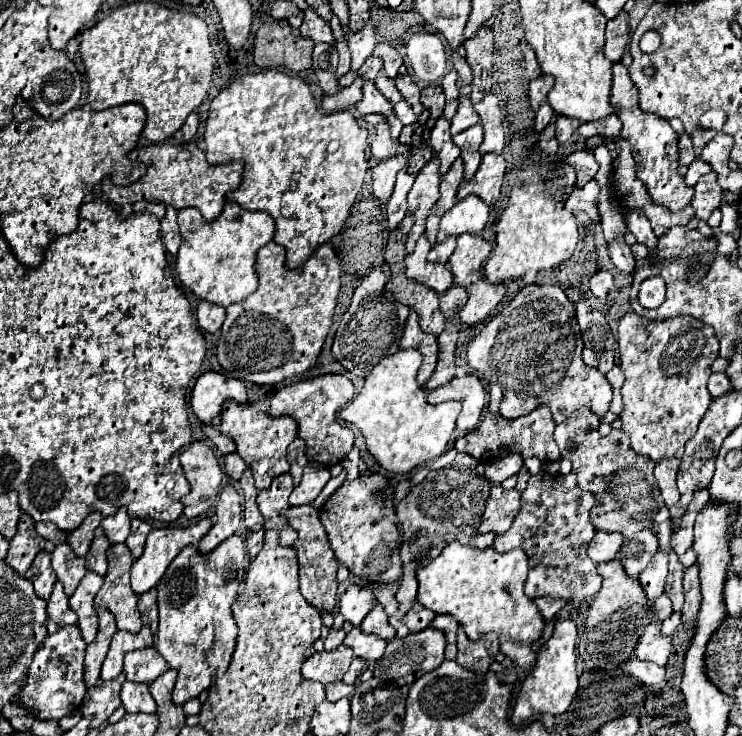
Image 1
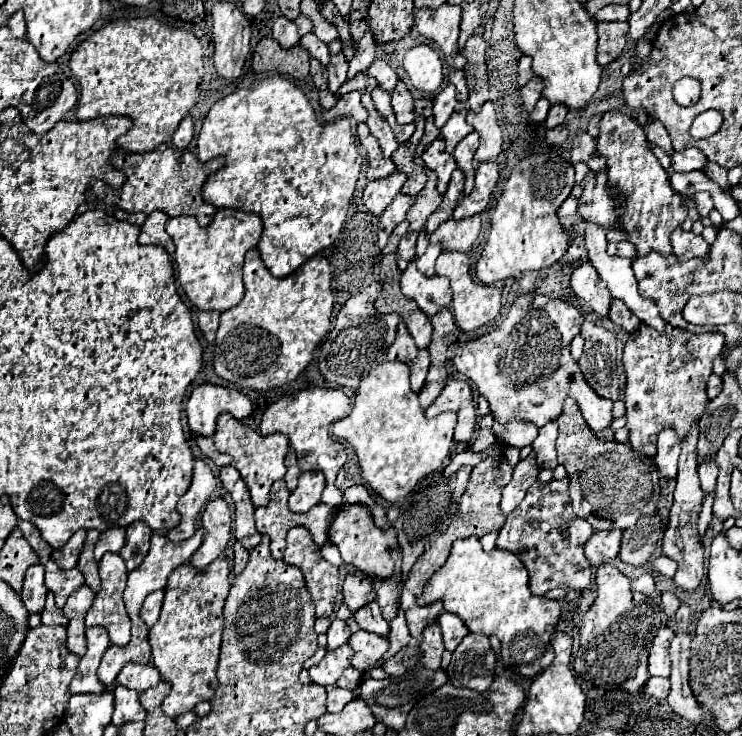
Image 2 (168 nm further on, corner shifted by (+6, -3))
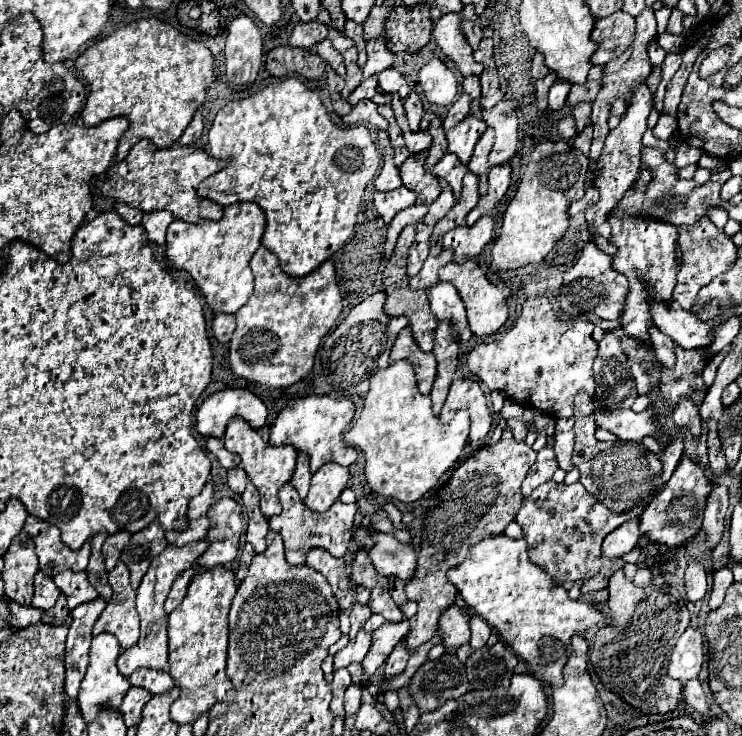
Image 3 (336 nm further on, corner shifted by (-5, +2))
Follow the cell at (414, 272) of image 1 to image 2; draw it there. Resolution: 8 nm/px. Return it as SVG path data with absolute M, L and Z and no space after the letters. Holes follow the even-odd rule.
M411 263L407 271L401 275L401 291L405 297L413 299L419 305L419 309L429 317L451 303L449 279L441 279L437 275L425 277L417 271L415 263Z

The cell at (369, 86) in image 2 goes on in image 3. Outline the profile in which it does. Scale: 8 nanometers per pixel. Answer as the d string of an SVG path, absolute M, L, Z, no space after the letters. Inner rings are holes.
M376 76L366 78L366 80L362 80L362 84L350 94L348 102L354 106L354 104L358 104L358 102L364 100L364 98L372 98L376 92L378 92L378 78L376 78Z

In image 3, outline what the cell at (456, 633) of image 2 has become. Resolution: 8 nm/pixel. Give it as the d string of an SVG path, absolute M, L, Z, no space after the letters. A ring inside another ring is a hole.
M470 616L470 648L478 650L480 646L486 644L488 636L490 636L490 626L480 618L480 616Z

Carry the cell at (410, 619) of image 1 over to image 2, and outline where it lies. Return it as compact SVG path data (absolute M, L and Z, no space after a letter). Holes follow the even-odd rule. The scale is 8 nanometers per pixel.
M503 455L499 457L487 457L485 461L481 461L477 467L473 467L471 471L471 479L469 479L469 485L465 489L465 493L461 495L459 499L459 511L455 517L447 517L443 519L443 523L433 531L433 533L425 533L425 551L423 555L417 559L417 563L411 567L409 571L409 577L403 585L403 591L401 591L401 609L405 611L405 617L407 617L407 625L409 625L409 631L415 639L419 639L423 635L423 629L435 621L441 613L441 601L435 601L431 605L419 605L417 599L423 595L423 585L427 583L427 579L445 563L445 559L449 557L449 551L451 551L451 545L457 541L457 539L467 539L471 535L485 535L489 531L497 531L503 527L505 523L505 515L499 507L499 501L501 501L501 491L503 487L511 481L511 475L513 475L513 465L507 463L507 459Z

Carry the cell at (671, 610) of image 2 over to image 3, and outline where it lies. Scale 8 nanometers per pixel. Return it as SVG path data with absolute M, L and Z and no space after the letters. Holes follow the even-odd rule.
M692 560L686 570L686 600L698 602L706 594L706 570L698 560Z

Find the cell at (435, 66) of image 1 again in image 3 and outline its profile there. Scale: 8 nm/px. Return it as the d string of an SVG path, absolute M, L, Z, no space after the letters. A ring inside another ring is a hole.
M430 58L430 62L426 62L420 68L418 80L424 90L424 96L432 104L450 106L456 100L456 92L458 92L456 76L440 58Z

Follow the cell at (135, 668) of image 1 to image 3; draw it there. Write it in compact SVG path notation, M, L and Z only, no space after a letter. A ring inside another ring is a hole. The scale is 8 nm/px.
M140 668L136 670L130 678L132 686L140 686L150 690L152 694L162 694L166 690L170 690L174 686L174 680L170 678L168 672L164 670L148 670L148 668Z

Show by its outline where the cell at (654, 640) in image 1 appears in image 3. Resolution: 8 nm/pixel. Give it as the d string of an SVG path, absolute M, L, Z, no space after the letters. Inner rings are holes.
M686 628L682 636L678 638L670 662L668 662L668 676L676 680L690 680L696 678L700 672L704 660L704 650L702 650L702 634L696 628Z

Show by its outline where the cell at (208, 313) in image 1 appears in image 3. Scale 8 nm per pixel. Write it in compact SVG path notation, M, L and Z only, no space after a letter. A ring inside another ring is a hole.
M216 314L212 320L212 330L214 330L214 336L220 344L230 342L234 328L236 328L236 322L234 322L232 314Z

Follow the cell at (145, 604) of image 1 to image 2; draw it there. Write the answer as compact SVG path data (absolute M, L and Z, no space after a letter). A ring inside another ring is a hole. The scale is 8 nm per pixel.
M155 591L155 593L151 593L147 599L145 599L145 603L143 603L143 607L141 607L141 617L143 617L143 621L147 623L147 627L151 627L157 619L159 619L159 613L161 613L161 605L163 605L163 591Z

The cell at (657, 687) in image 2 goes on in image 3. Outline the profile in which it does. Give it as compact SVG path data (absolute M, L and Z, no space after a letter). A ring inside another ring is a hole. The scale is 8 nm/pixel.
M694 678L694 680L688 680L684 682L684 688L682 688L682 698L688 706L692 706L694 710L698 710L704 718L710 718L710 706L708 706L708 700L706 700L706 694L700 686L700 682Z

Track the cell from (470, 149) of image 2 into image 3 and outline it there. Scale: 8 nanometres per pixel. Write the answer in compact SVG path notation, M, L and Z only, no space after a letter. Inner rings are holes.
M488 128L482 138L478 140L476 148L474 148L474 154L468 162L468 170L474 172L478 178L480 178L480 196L486 194L488 190L488 172L490 172L490 166L488 166L488 152L492 150L492 144L494 144L494 130Z

